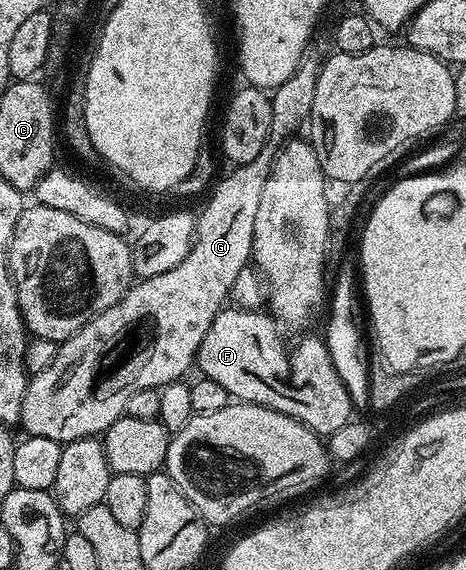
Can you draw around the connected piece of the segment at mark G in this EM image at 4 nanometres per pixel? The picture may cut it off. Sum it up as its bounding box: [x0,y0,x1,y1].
[19,50,323,445]

